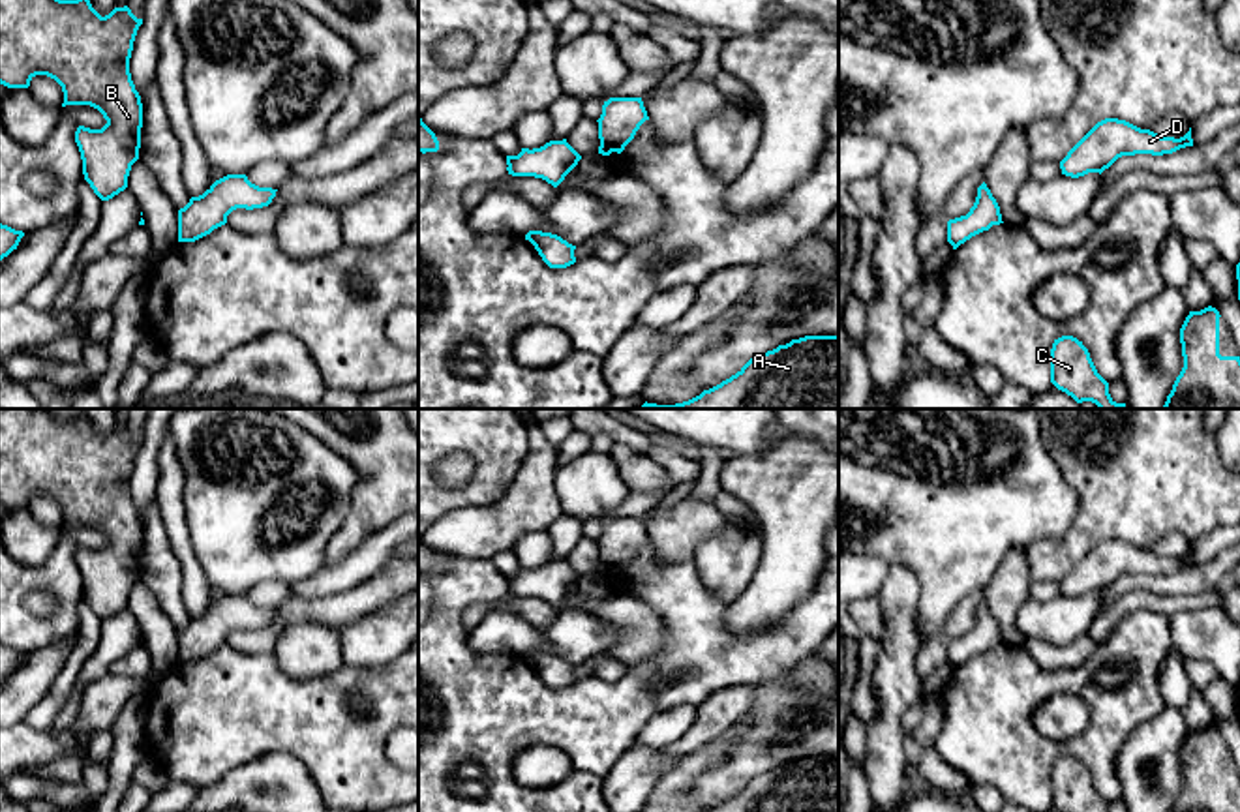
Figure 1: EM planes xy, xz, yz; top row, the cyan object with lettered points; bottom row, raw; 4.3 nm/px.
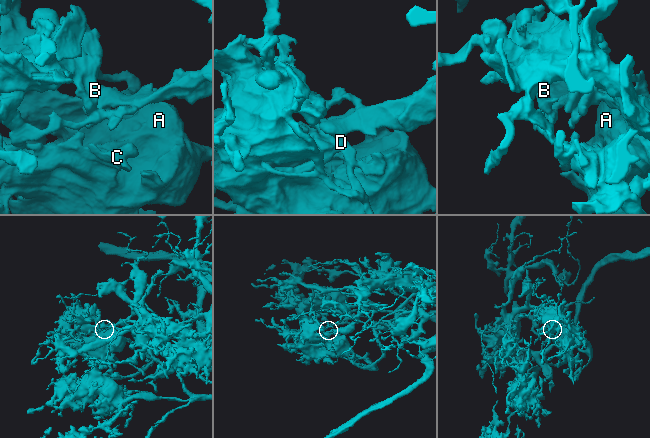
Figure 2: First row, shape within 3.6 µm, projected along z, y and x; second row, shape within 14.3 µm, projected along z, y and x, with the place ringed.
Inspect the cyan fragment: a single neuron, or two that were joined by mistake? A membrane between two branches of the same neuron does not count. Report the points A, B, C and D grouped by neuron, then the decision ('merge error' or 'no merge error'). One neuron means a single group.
groups A B C / D; merge error

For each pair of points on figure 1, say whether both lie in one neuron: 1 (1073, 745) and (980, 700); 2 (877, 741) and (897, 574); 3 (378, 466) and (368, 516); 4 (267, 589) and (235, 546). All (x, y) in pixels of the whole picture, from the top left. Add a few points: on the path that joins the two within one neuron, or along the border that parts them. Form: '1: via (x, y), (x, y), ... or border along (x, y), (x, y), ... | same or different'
1: via (1051, 747), (1027, 747), (1002, 722) | same
2: via (893, 700), (897, 616) | same
3: via (378, 479), (376, 503) | same
4: border along (287, 582), (257, 582), (244, 593) | different

